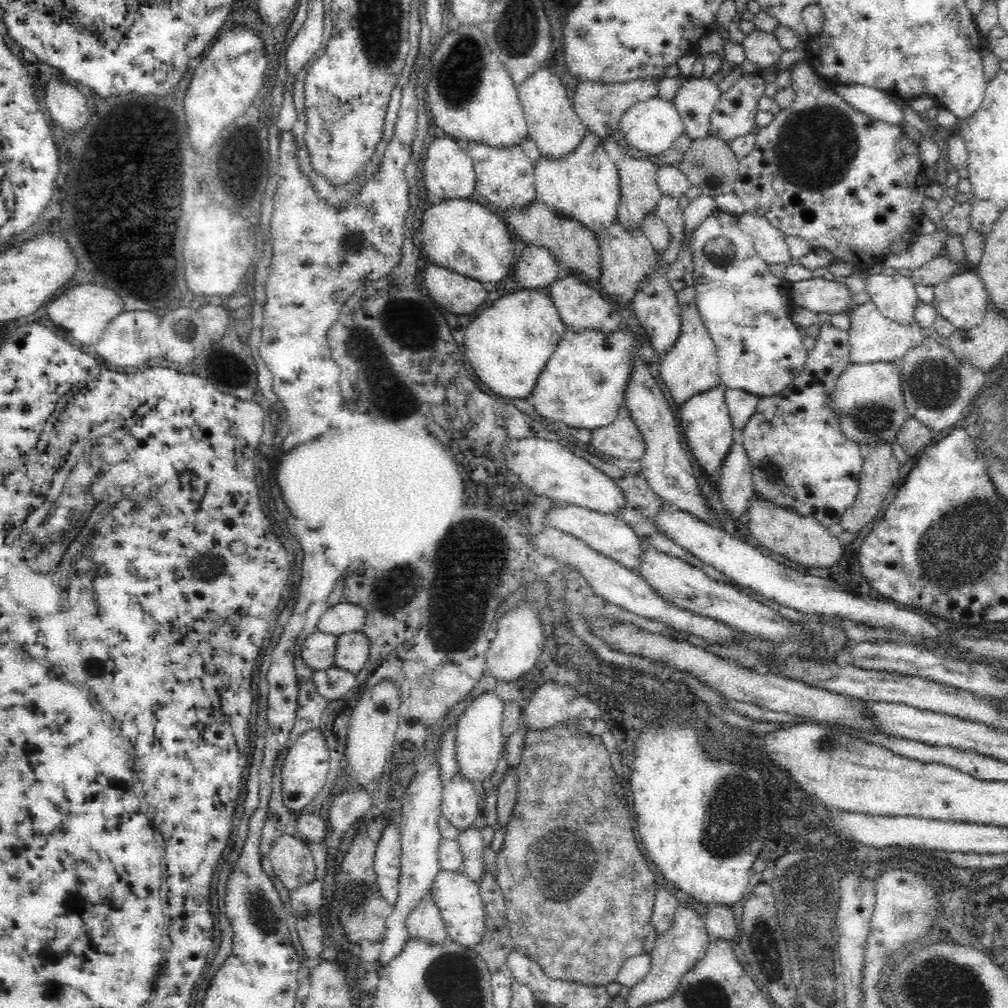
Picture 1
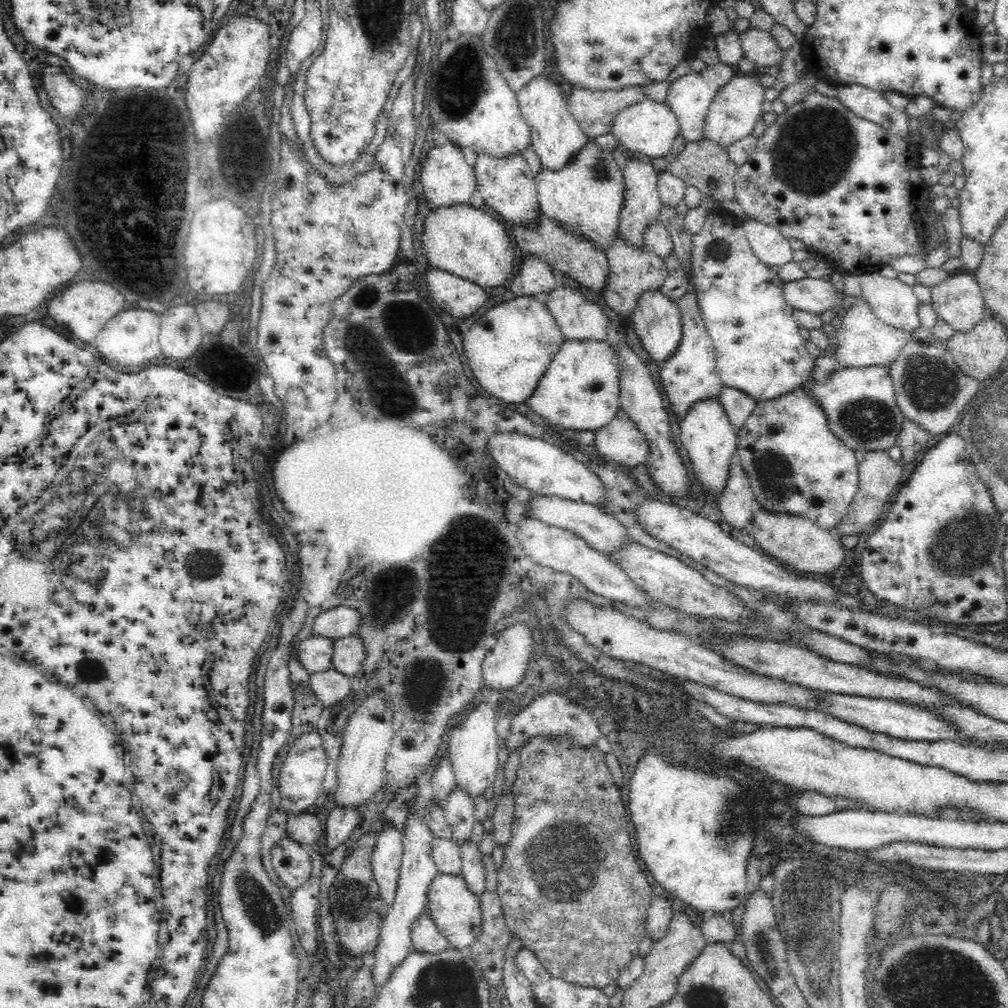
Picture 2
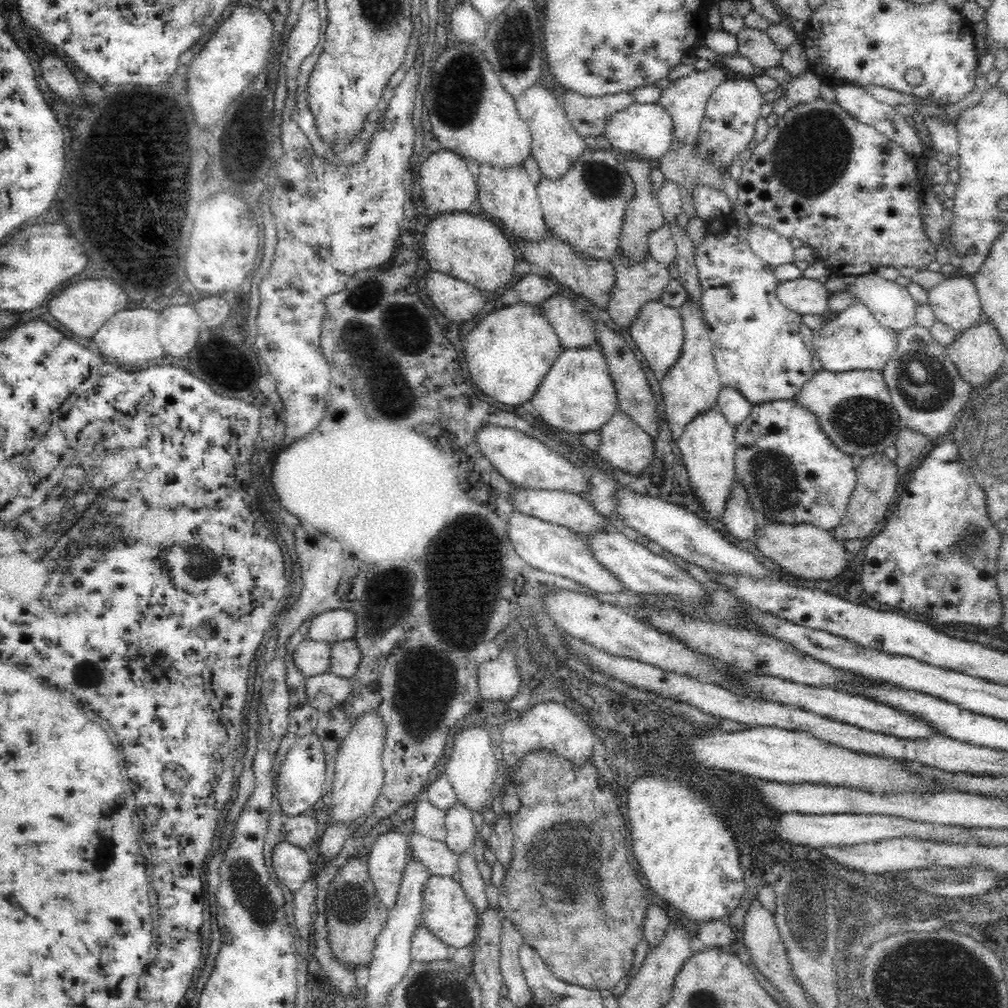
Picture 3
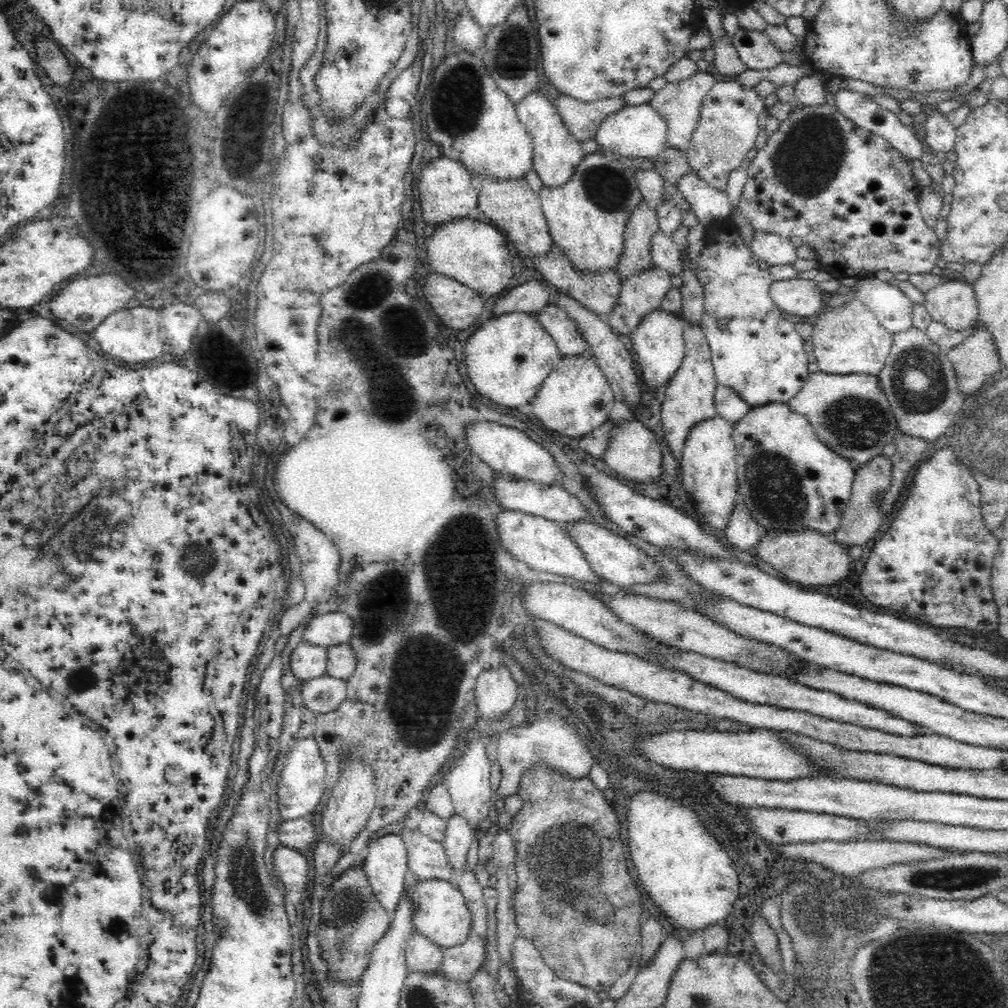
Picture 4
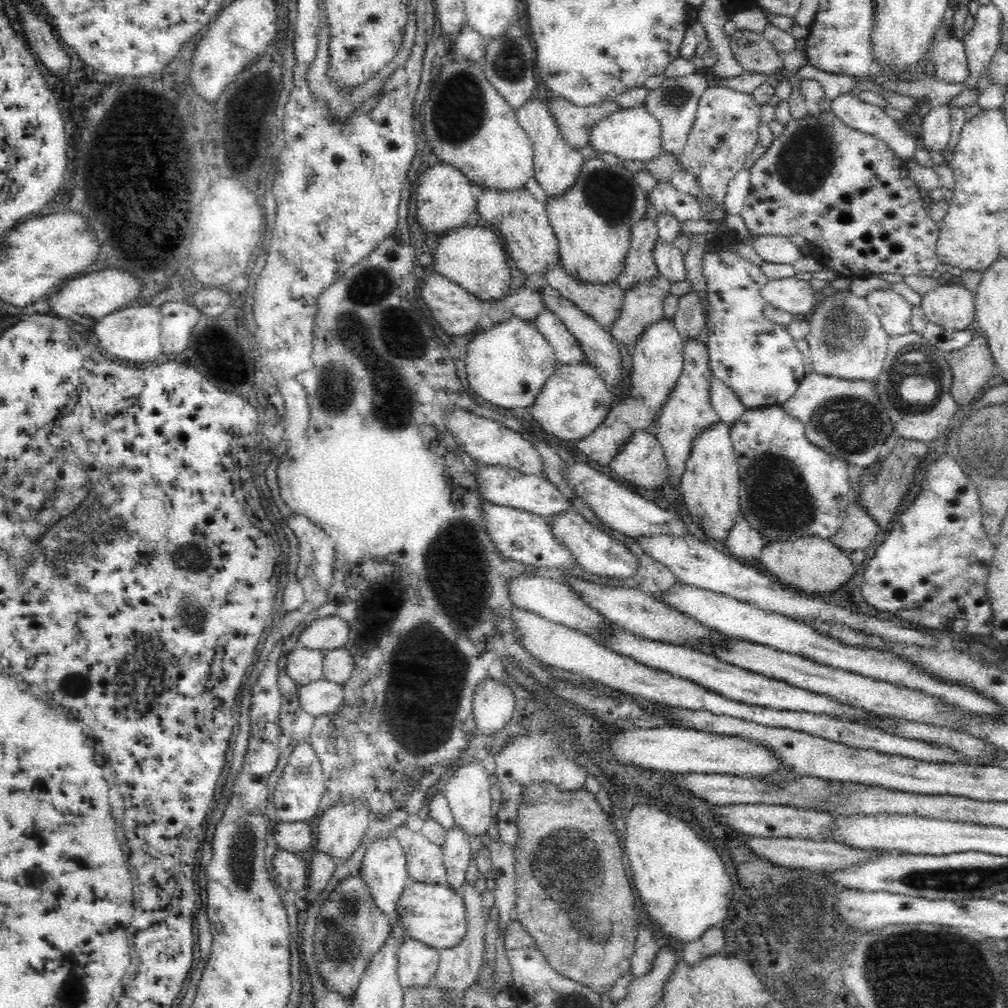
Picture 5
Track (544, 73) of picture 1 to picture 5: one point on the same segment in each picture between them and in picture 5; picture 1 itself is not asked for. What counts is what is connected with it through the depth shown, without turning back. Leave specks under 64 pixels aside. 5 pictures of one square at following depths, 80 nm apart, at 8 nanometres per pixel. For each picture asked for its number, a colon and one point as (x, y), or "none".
2: (555, 136)
3: (556, 146)
4: (556, 155)
5: (557, 167)

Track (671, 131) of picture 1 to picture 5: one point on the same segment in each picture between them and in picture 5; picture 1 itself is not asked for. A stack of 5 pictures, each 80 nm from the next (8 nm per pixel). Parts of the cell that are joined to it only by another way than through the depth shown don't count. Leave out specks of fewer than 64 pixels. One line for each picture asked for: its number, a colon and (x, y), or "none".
2: (650, 127)
3: (640, 130)
4: (634, 131)
5: (630, 133)

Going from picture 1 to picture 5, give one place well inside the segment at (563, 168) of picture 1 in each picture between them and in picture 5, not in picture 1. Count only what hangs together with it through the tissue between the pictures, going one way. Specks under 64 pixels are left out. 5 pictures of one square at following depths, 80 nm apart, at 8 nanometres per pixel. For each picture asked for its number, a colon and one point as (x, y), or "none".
2: (585, 199)
3: (585, 210)
4: (587, 217)
5: (593, 221)

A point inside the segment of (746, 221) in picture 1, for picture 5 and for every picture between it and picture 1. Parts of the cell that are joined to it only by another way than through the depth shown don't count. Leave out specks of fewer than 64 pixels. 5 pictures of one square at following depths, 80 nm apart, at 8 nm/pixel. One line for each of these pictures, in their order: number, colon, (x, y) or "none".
2: (773, 249)
3: (773, 249)
4: (772, 248)
5: (780, 249)

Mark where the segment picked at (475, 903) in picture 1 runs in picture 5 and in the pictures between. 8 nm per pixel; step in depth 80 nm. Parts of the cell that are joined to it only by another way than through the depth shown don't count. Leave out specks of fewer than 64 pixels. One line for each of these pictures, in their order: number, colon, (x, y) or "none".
2: (456, 913)
3: (446, 912)
4: (440, 914)
5: (434, 915)

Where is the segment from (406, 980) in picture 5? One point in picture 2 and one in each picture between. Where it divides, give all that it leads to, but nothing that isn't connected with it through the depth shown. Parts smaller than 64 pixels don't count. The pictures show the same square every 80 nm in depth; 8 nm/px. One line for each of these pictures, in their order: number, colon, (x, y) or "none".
2: (426, 940)
3: (425, 949)
4: (421, 956)

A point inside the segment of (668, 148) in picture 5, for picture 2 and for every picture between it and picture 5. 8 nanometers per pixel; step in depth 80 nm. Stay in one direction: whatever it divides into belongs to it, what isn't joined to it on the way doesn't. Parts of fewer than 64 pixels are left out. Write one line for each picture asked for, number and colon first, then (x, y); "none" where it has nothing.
2: (689, 97)
3: (684, 100)
4: (677, 103)

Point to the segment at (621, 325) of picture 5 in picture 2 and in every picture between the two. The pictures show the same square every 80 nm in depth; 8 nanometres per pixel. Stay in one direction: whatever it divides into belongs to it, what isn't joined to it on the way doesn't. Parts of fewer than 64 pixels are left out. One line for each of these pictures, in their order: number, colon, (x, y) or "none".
2: (633, 271)
3: (637, 285)
4: (640, 295)

